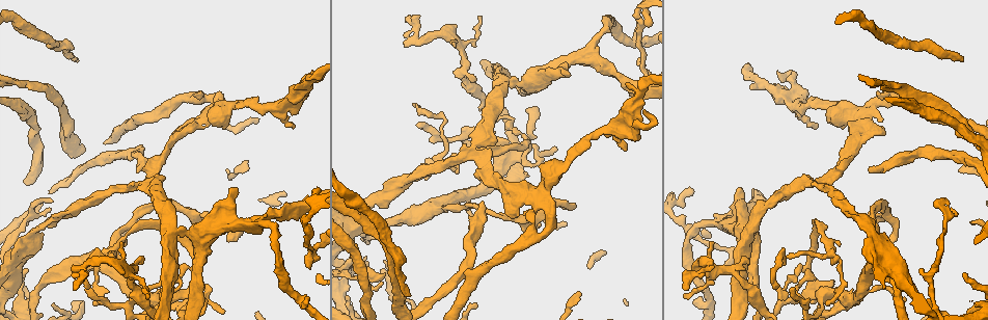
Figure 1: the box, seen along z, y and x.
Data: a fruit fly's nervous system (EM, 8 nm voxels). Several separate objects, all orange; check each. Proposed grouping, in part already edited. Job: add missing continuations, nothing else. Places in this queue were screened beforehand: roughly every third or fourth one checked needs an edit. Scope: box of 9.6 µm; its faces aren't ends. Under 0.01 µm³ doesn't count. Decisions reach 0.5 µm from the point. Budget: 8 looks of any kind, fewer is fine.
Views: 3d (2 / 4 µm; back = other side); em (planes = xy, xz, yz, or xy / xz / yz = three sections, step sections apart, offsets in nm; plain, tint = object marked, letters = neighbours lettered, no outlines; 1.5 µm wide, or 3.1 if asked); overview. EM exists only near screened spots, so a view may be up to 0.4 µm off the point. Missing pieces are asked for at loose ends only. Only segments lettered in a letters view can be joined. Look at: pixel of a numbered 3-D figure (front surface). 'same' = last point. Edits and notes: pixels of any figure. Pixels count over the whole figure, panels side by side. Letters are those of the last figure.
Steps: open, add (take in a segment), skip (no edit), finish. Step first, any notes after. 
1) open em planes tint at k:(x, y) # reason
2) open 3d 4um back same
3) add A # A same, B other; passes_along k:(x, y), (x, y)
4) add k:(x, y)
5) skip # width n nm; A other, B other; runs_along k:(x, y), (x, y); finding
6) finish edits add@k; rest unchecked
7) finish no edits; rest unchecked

open em yz step 4 letters at 1:(882, 135) # branch stops here

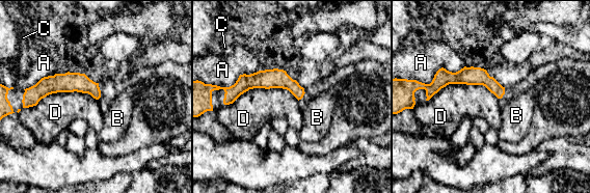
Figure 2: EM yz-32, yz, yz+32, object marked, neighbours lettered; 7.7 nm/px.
skip # width 80 nm; A other, B other, C other, D other; runs_along 2:(301, 90), (248, 81), (231, 100); none of them fits

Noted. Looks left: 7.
open 3d 4um back at 1:(409, 295) # thin end

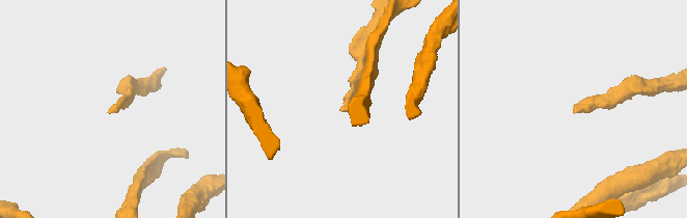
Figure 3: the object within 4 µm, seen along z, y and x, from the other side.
open em planes letters at 3:(342, 111)

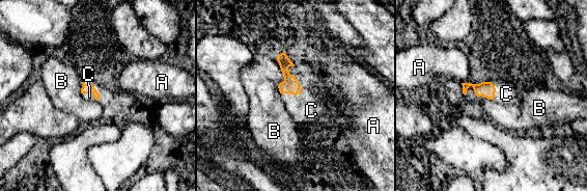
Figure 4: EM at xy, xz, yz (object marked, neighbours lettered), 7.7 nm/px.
add C # A other, B other, C same; it goes on there

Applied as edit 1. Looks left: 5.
open overview # redraw

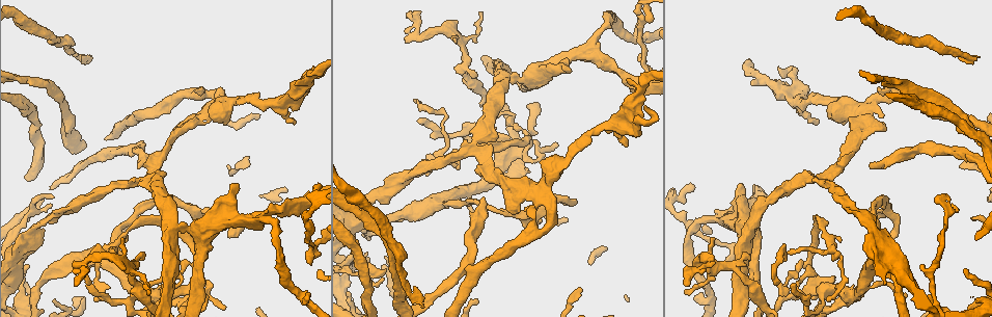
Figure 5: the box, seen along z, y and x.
open em 3.1um yz step 16 tint at 5:(419, 121) # branch stops here

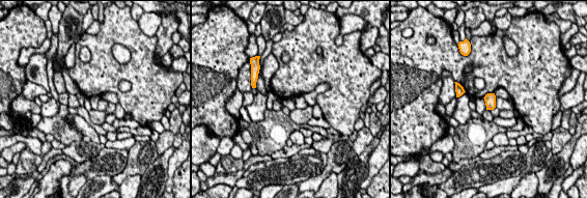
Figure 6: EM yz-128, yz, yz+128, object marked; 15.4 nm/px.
open em 3.1um xy step 8 letters same # cut it another way

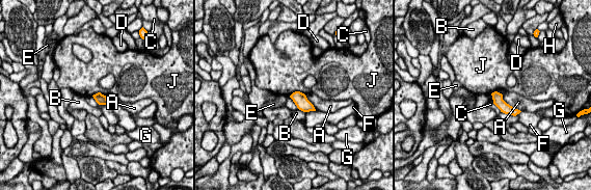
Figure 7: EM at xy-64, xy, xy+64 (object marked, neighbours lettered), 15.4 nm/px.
skip # A other, B other, C other, D other, E other, F other, G other, H other, J other; runs_along 7:(494, 94), (507, 109), (515, 111); no lettered segment goes on from it

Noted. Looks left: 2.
finish edits add@4; rest unchecked

